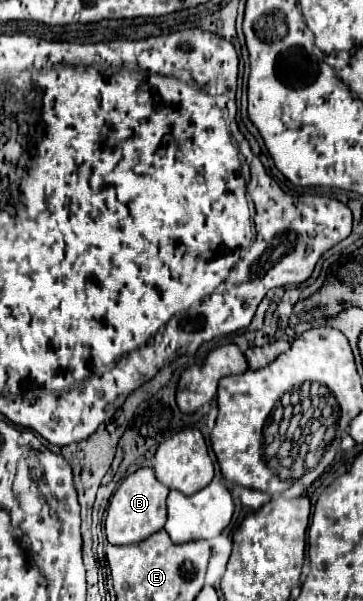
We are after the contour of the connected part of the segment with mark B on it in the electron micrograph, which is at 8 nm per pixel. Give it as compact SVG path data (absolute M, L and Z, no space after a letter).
M139 468L131 476L127 476L117 492L111 496L109 510L107 510L107 520L105 520L105 532L107 540L117 546L125 544L135 544L147 538L149 534L157 532L163 528L165 518L167 518L167 506L165 498L169 494L169 488L163 486L157 478L153 468Z

